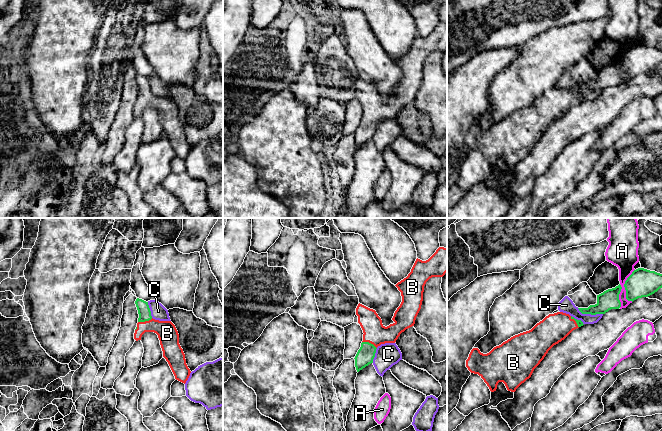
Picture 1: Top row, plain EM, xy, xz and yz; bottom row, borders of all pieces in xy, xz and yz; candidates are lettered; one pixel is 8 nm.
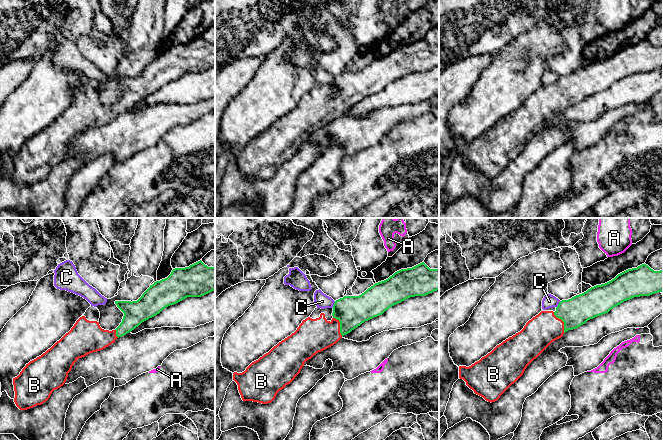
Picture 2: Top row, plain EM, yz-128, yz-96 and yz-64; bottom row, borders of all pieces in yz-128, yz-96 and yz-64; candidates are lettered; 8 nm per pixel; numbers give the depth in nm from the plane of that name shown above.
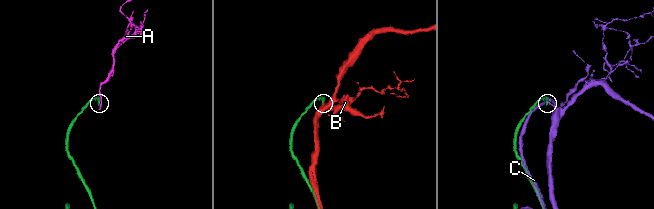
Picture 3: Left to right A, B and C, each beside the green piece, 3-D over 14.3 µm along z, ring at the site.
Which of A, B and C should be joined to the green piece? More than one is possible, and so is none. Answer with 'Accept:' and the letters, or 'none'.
Accept: B

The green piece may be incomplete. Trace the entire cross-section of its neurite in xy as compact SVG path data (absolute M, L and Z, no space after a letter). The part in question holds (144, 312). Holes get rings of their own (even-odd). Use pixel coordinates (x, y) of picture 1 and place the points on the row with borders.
M137 298L135 304L139 318L134 339L141 340L145 332L156 333L160 340L163 357L168 362L175 379L185 384L191 371L186 364L185 354L179 344L179 334L175 325L171 321L153 319L148 302Z

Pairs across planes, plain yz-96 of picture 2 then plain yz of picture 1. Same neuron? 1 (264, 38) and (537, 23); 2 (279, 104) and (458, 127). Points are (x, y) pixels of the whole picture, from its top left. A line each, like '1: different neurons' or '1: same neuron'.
1: same neuron
2: different neurons

